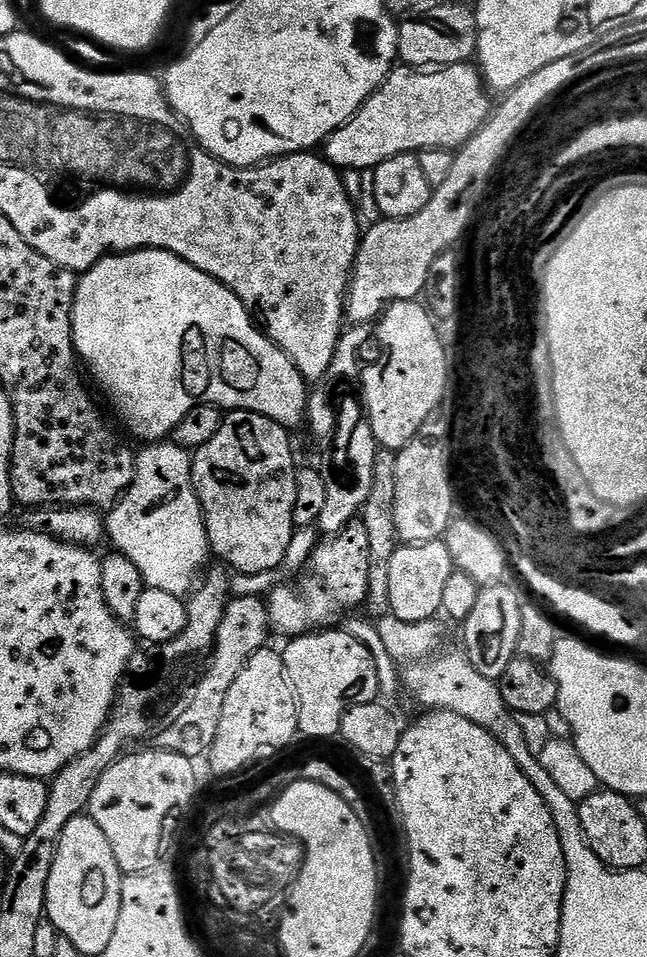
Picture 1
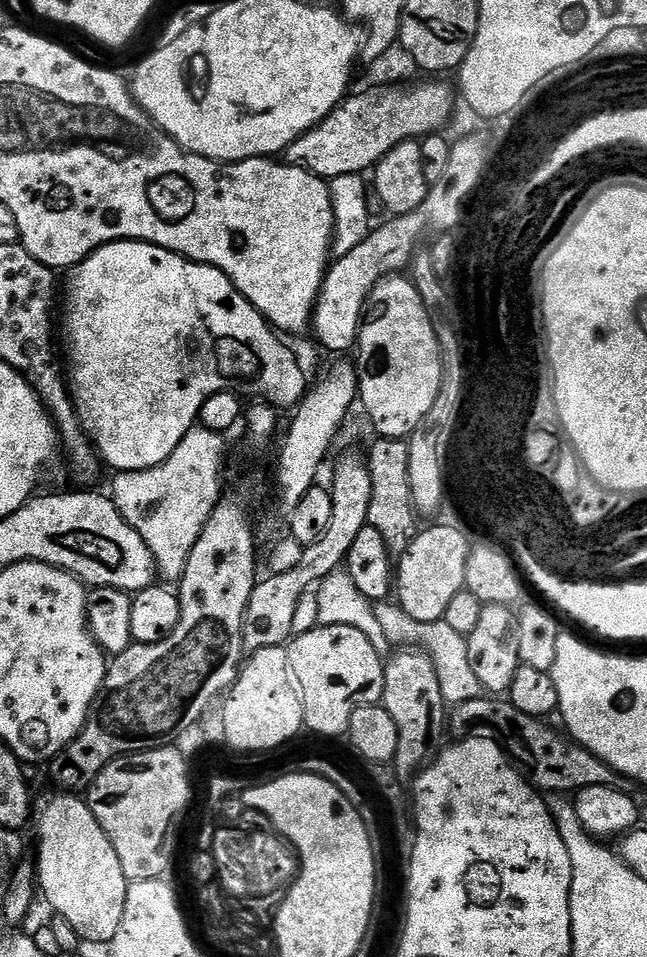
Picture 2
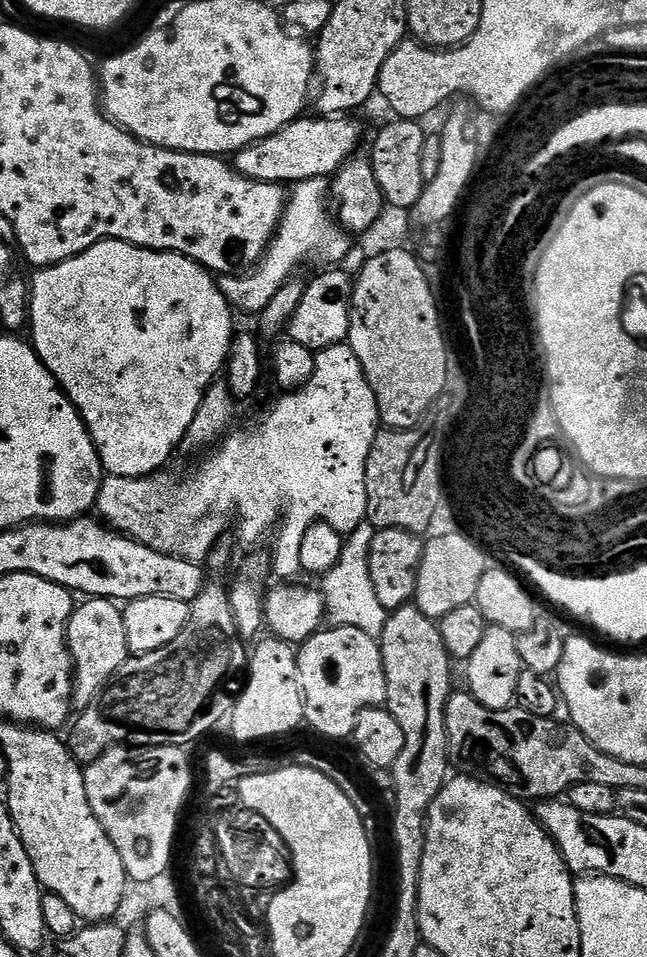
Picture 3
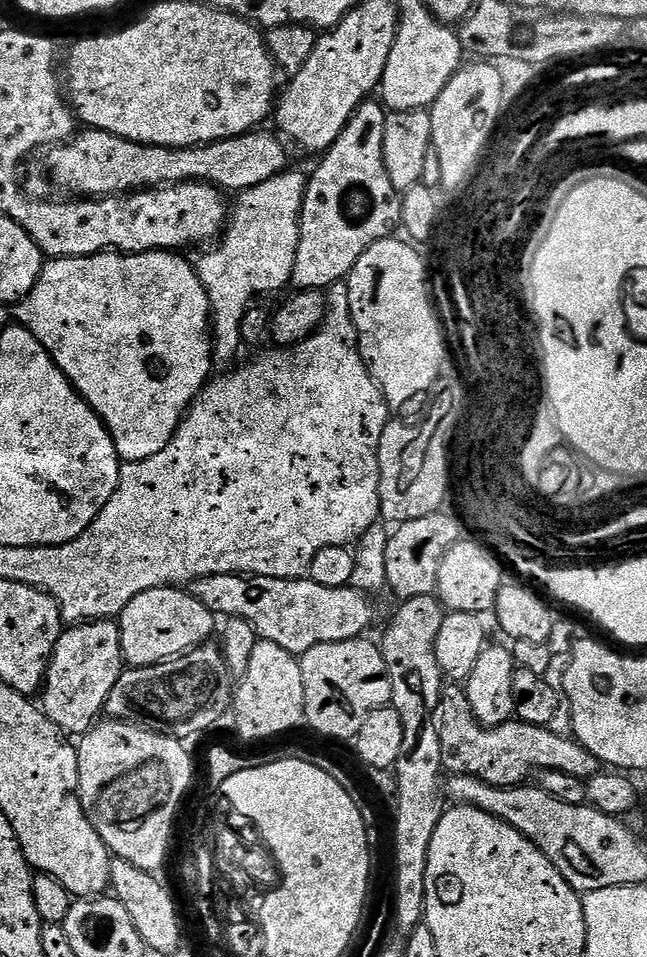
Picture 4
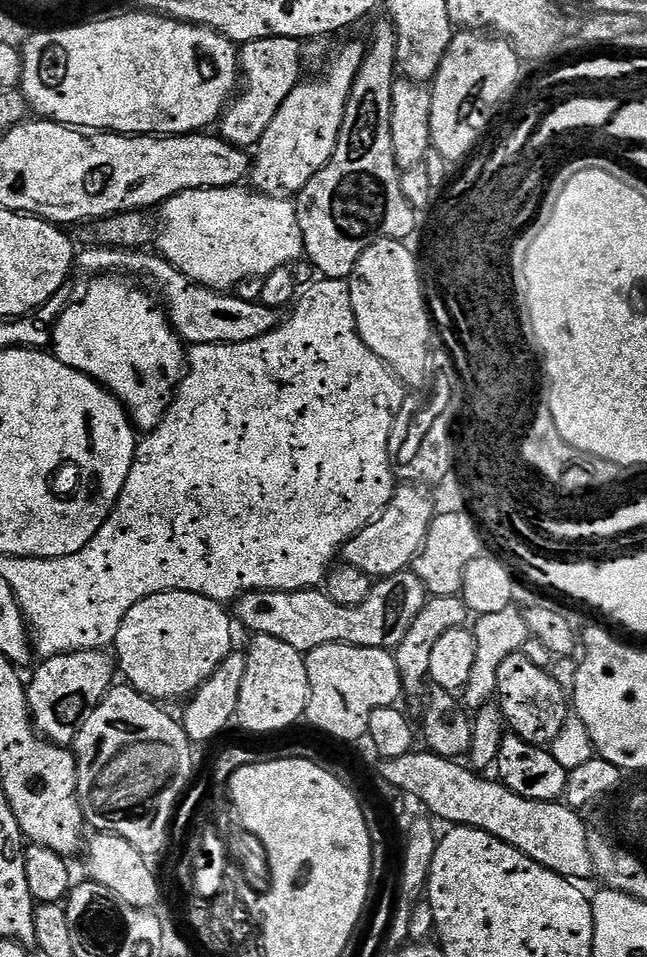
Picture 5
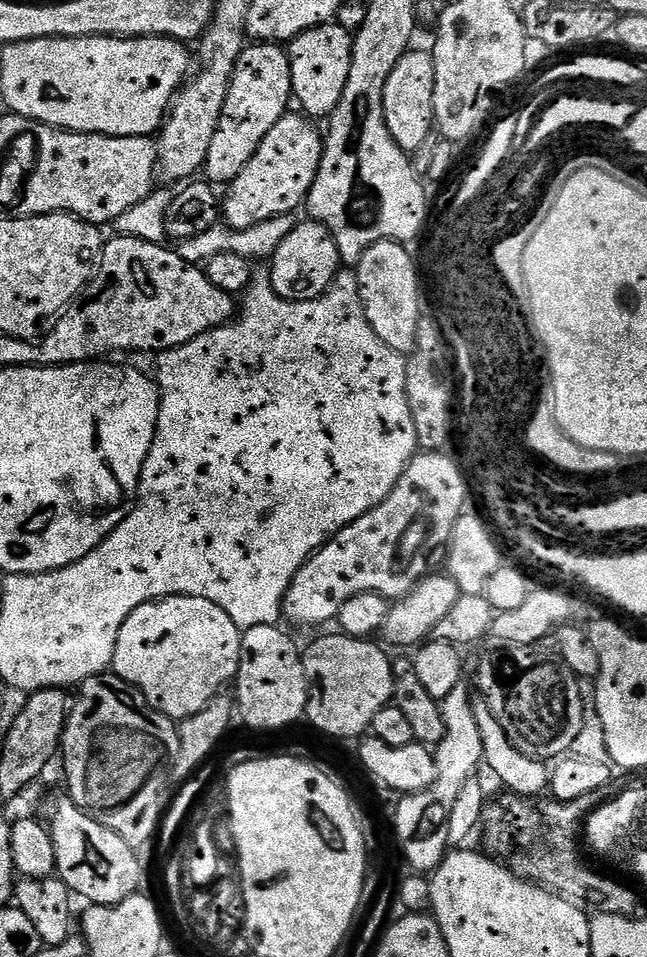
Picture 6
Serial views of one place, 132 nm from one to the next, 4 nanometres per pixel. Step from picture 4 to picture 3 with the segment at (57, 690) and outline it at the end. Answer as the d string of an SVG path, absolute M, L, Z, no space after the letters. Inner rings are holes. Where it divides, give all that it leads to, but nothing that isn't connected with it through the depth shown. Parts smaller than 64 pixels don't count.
M88 598L85 604L77 603L72 609L72 616L68 619L68 653L72 655L74 669L74 687L72 689L72 702L77 709L90 706L96 695L110 682L112 675L128 661L129 650L126 642L126 622L121 605L114 600L103 598Z

